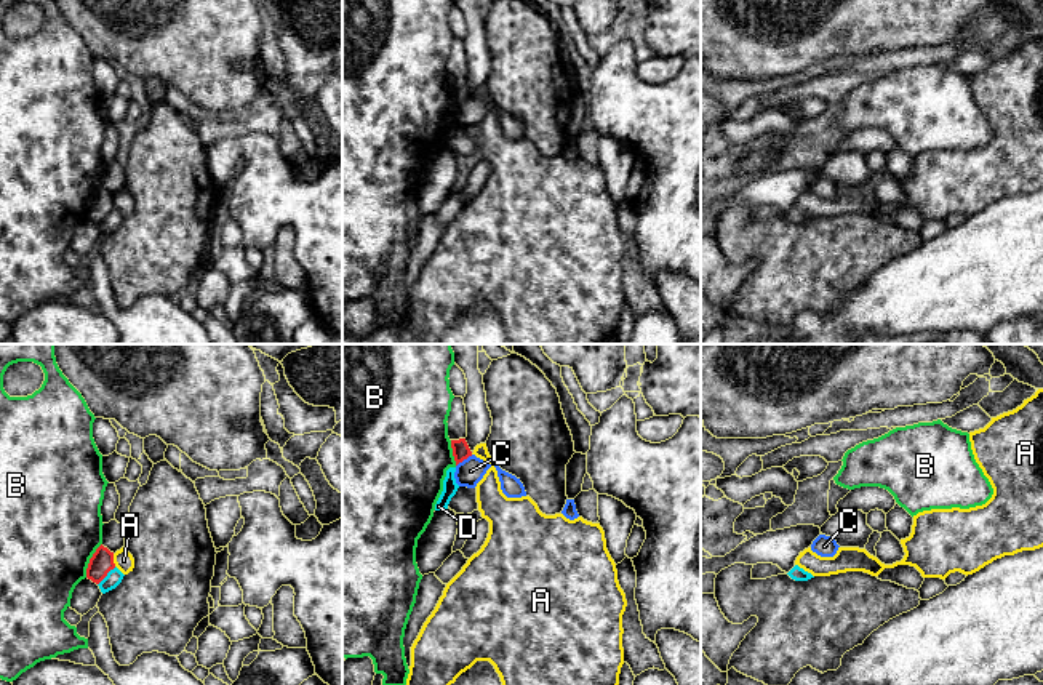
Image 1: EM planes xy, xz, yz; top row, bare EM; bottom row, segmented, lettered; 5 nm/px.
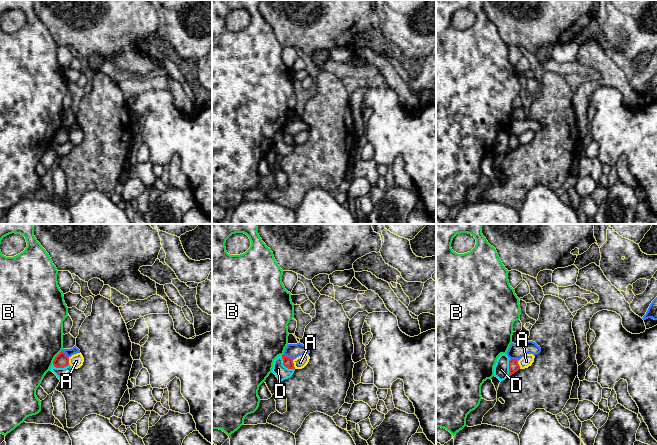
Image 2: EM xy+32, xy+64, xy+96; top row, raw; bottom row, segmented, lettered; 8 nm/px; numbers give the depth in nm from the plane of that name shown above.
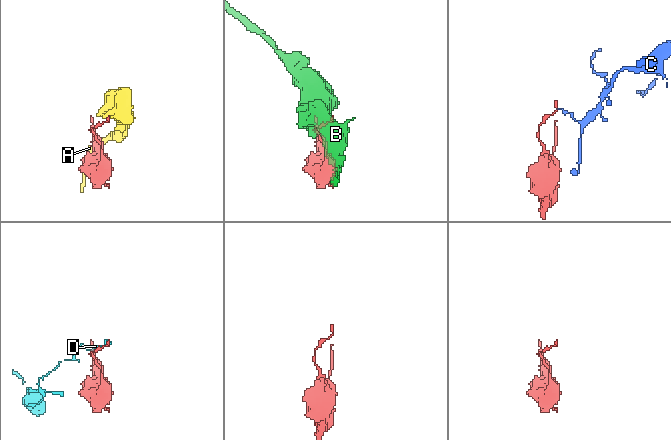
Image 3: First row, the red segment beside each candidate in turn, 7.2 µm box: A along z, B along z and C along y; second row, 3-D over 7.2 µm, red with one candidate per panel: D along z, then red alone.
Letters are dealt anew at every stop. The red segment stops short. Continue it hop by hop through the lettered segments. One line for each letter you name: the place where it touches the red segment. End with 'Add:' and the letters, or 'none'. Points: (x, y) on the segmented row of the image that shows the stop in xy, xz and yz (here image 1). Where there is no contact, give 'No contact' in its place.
Add: none

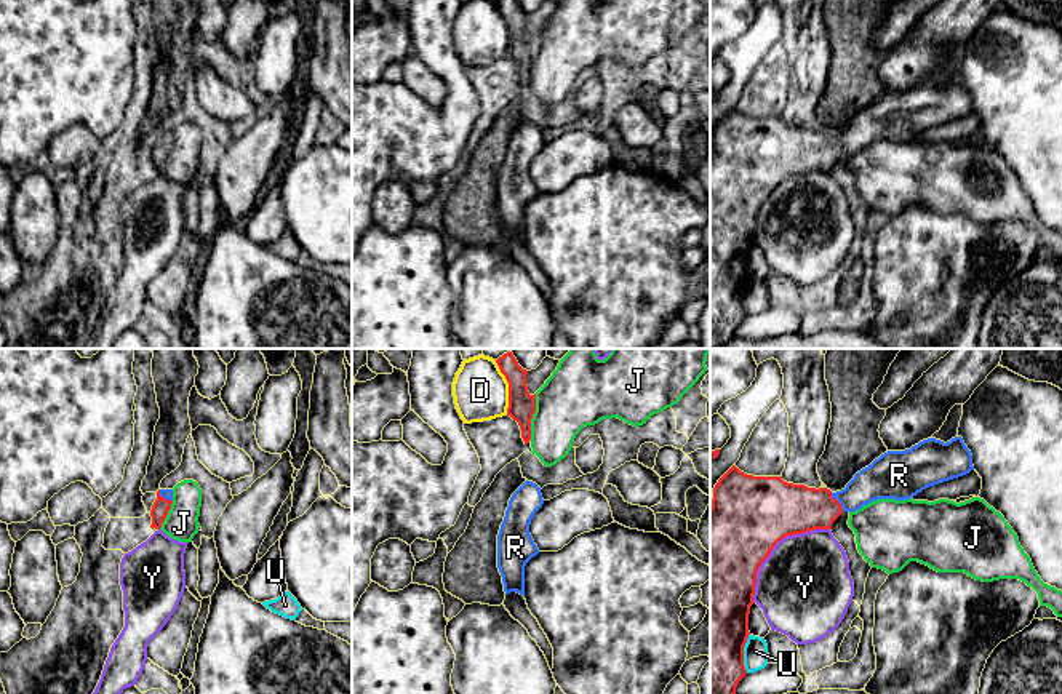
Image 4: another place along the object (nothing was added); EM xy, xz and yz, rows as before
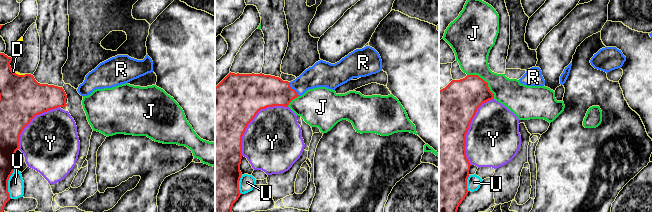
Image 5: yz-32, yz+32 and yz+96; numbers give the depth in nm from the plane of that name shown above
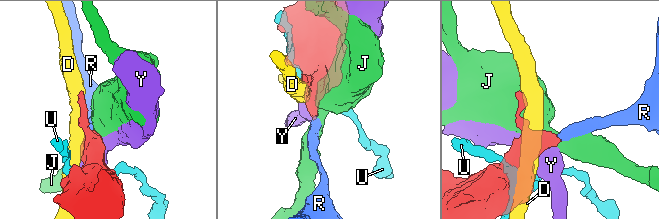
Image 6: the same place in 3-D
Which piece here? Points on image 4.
R: Touches red at yz (838, 502)
Add: R

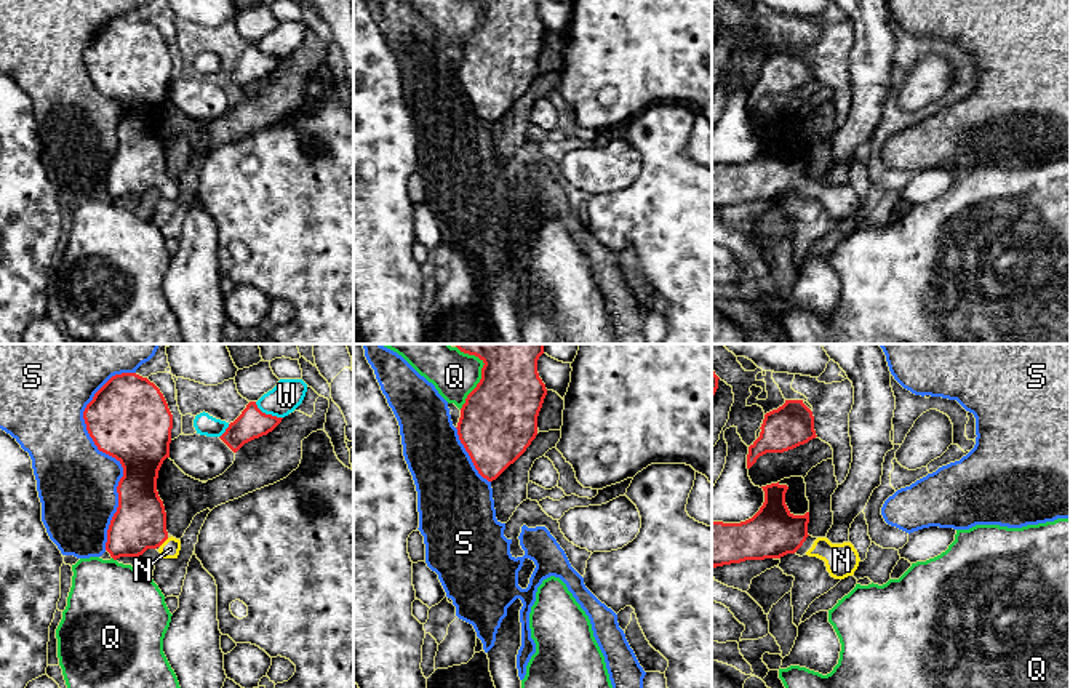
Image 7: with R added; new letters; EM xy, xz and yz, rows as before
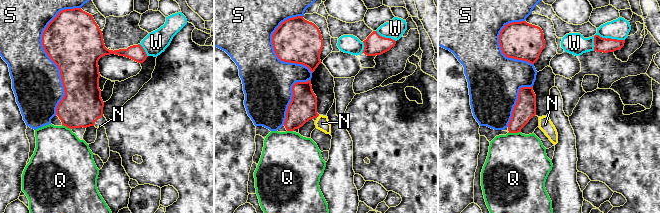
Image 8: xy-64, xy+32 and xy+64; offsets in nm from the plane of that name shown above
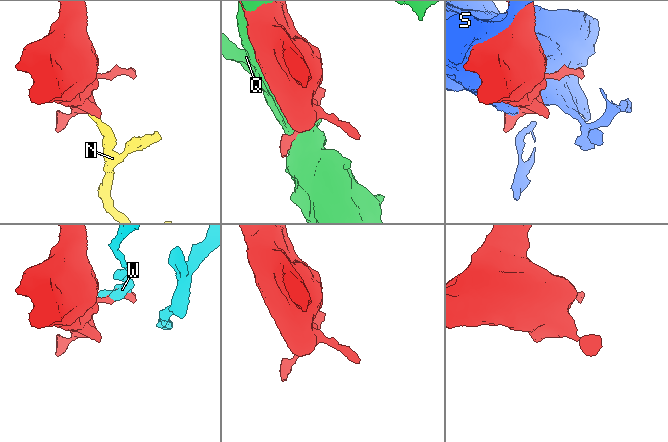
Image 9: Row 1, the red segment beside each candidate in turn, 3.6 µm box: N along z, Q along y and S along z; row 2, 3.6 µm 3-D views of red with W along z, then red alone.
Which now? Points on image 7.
N: Touches red at xy (163, 541)
Add: N

